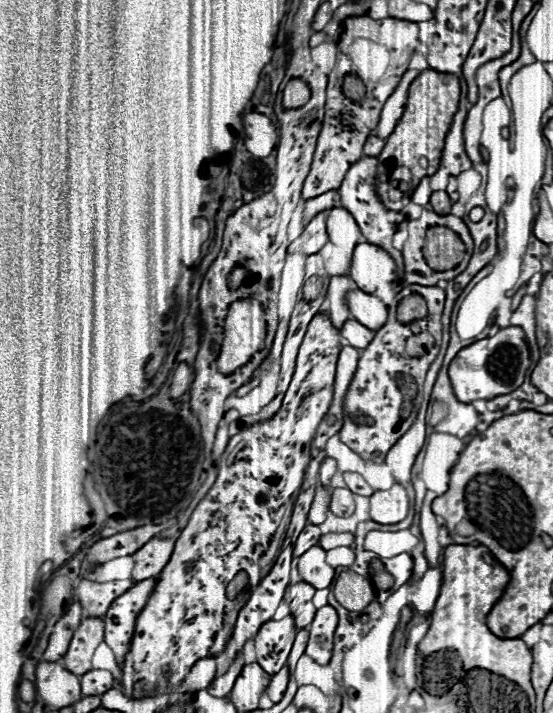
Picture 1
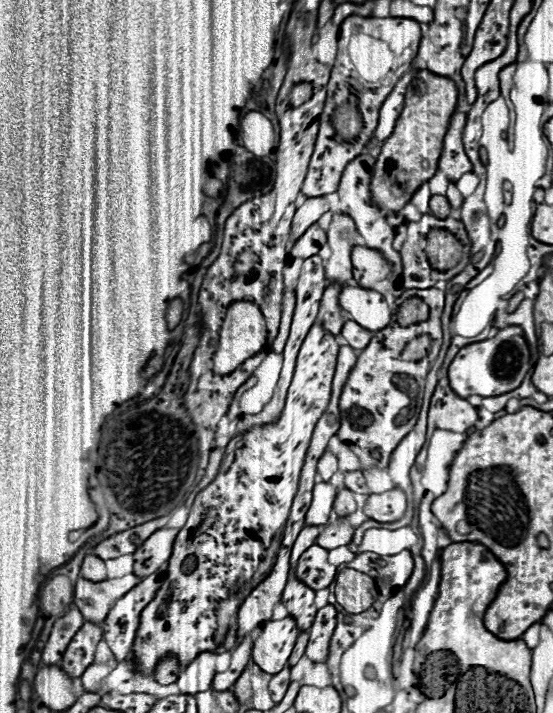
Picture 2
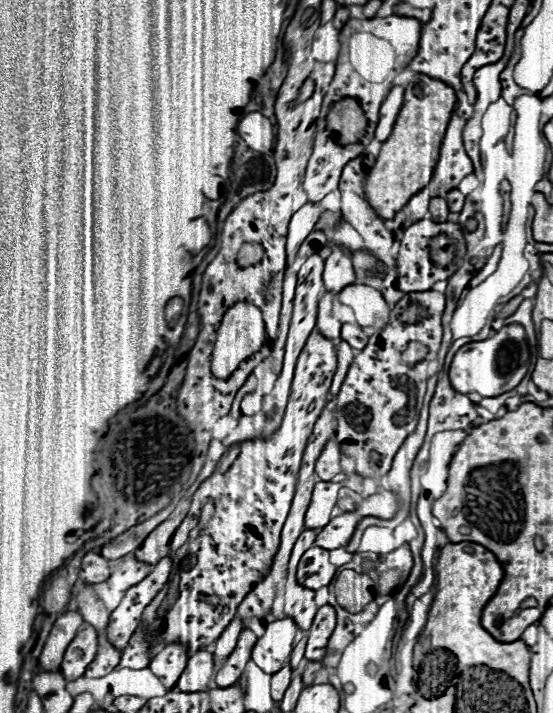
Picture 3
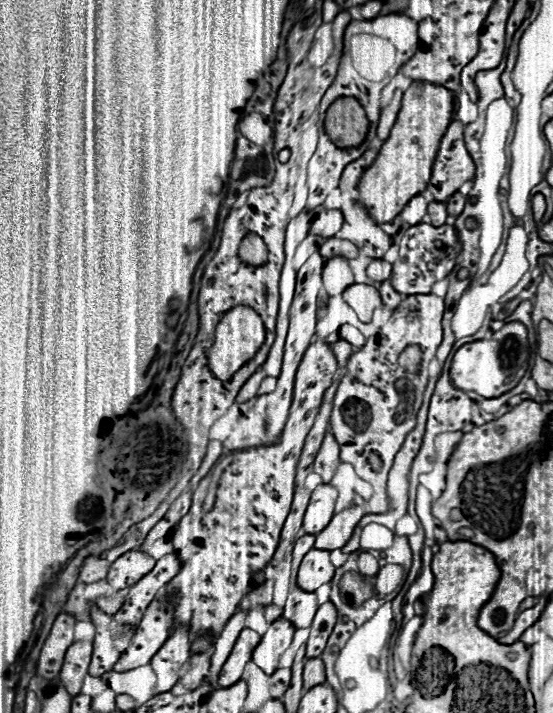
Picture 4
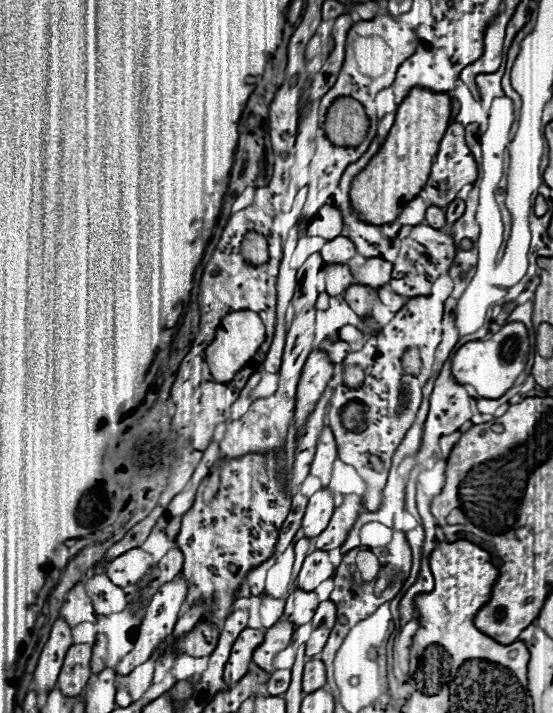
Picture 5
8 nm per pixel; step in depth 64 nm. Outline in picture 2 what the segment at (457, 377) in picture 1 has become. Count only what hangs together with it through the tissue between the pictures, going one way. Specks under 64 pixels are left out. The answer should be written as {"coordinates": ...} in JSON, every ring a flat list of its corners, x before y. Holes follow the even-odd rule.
{"coordinates":[[506,326,506,328,498,330,498,334,494,338,464,346,448,368,448,380,450,380,452,390,462,398,468,398,472,394,478,394,482,398,500,396,500,394,512,392,514,388,520,386,522,378,530,370,528,358,530,358,530,354,528,354,528,344,526,344,522,328]]}

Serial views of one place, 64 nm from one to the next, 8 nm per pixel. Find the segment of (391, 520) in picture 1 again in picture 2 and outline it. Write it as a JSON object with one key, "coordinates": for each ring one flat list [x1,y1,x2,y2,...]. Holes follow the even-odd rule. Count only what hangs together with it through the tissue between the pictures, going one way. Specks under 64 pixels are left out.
{"coordinates":[[394,488,384,494,372,494,364,506,364,514,378,522,394,522,402,518,406,510,406,496]]}

